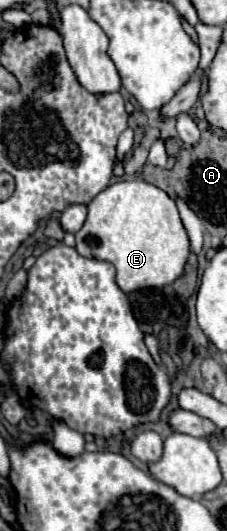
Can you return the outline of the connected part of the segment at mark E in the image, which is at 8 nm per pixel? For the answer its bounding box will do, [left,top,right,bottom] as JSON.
[76,180,190,292]

